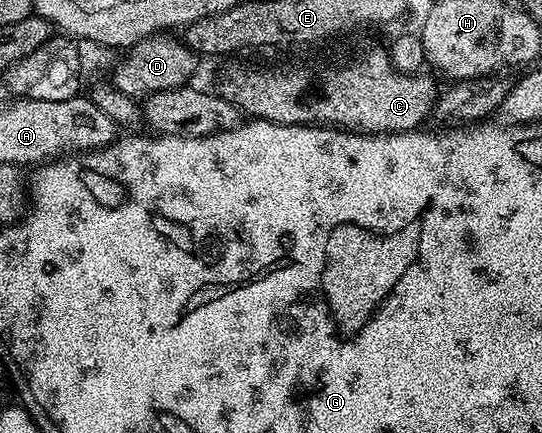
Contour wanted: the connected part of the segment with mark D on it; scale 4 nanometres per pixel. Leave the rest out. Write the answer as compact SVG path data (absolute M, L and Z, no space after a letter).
M176 34L152 35L124 52L123 58L111 72L111 82L119 93L127 93L127 97L144 101L160 91L183 87L194 82L193 74L197 71L199 57L178 36L176 39L173 35Z

